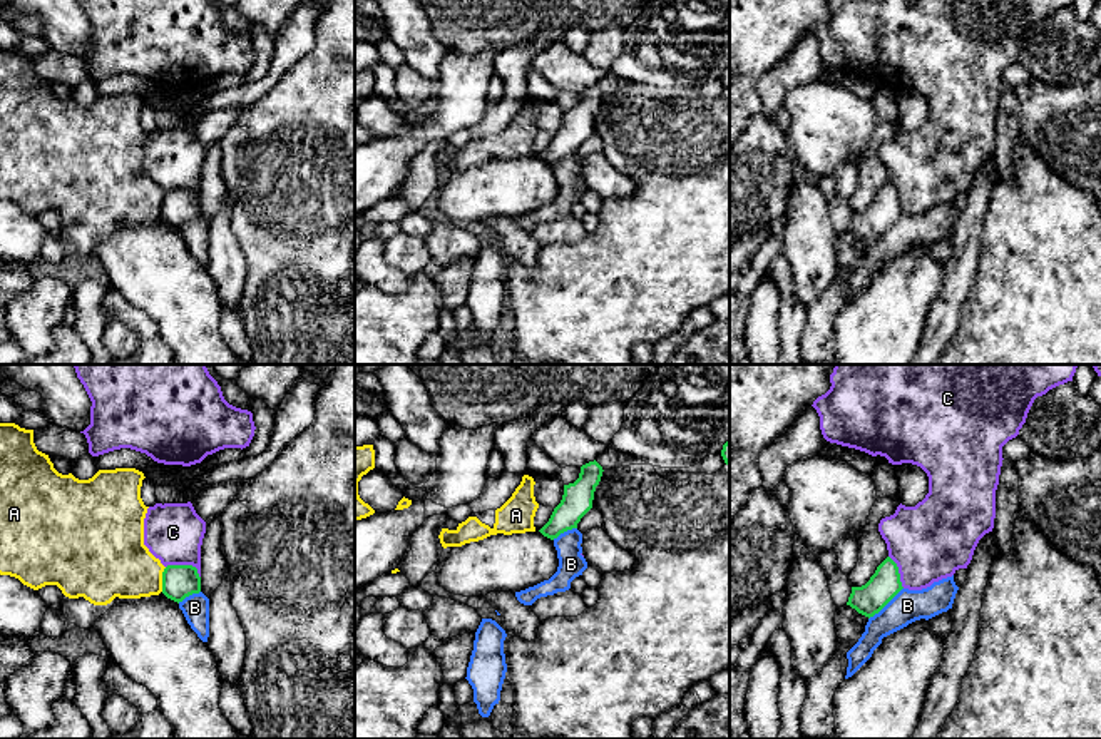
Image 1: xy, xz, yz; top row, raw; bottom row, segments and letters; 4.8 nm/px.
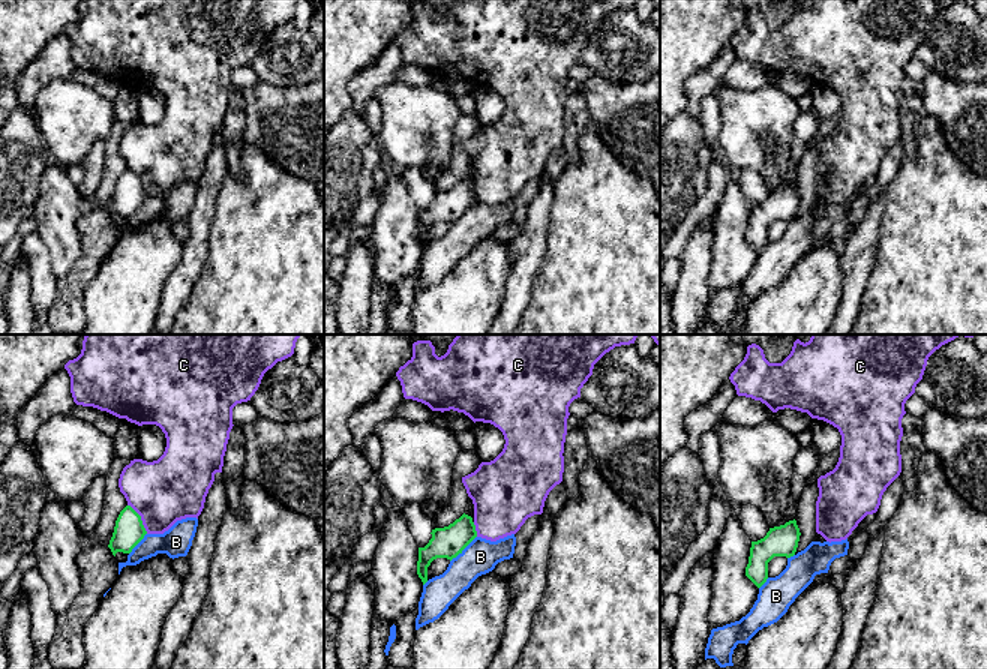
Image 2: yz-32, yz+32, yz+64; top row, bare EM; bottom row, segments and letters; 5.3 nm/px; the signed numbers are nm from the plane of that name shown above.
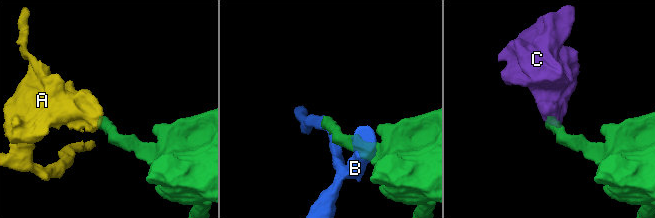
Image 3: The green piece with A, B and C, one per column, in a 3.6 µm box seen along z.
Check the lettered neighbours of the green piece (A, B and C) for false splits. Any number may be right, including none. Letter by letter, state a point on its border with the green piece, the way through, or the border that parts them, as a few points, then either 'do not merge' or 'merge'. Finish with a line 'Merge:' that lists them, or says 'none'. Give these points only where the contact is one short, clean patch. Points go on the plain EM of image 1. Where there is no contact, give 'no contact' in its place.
A: xy (163, 204) | along xy (166, 193), (161, 203), (161, 216) | do not merge
B: yz (885, 229) | along yz (902, 213), (869, 244) | do not merge
C: xy (186, 191) | along xy (166, 191), (193, 191), (199, 203) | do not merge
Merge: none

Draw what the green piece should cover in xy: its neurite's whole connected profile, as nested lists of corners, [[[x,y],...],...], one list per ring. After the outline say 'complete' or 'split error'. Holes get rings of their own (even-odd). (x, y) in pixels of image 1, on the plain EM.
[[[167,191],[162,197],[162,219],[182,227],[186,222],[201,217],[201,202],[192,191]]] | complete

